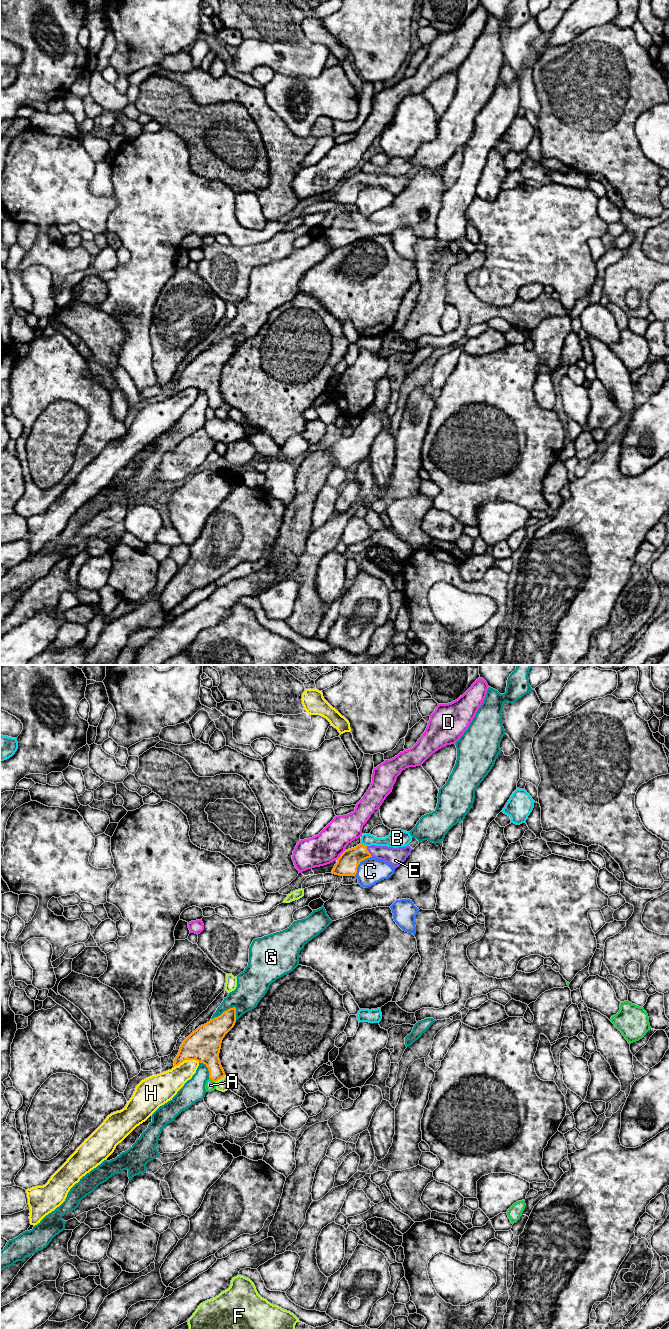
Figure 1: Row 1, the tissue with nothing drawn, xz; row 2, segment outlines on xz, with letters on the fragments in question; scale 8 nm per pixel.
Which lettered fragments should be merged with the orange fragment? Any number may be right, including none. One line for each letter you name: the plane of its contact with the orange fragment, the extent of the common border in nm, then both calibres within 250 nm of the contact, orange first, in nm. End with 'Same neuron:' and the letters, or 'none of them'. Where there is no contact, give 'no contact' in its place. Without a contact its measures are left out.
E: xz | 100 nm | 170/140 nm
Same neuron: E

